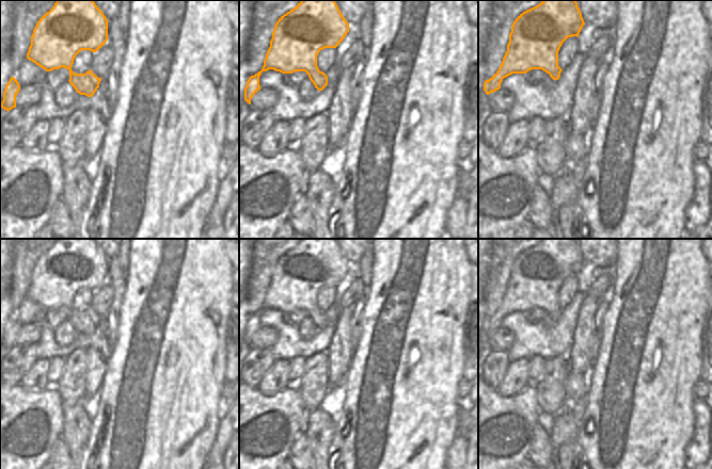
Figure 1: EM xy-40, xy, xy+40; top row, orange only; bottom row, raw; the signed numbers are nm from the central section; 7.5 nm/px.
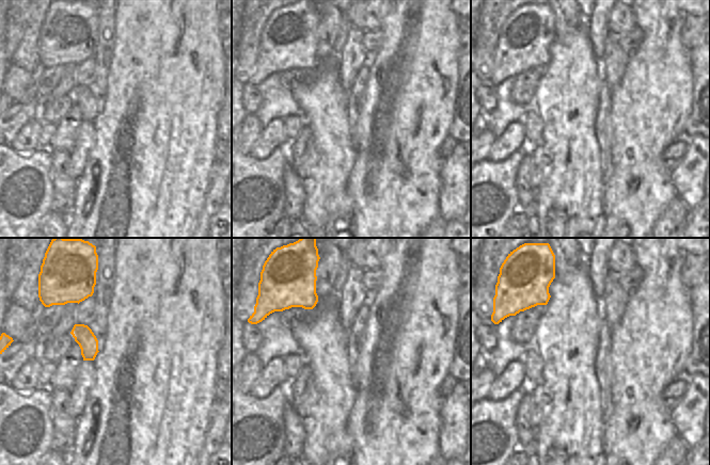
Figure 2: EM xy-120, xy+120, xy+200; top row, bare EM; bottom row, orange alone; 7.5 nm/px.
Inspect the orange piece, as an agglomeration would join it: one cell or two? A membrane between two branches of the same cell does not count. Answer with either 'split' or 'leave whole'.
leave whole

